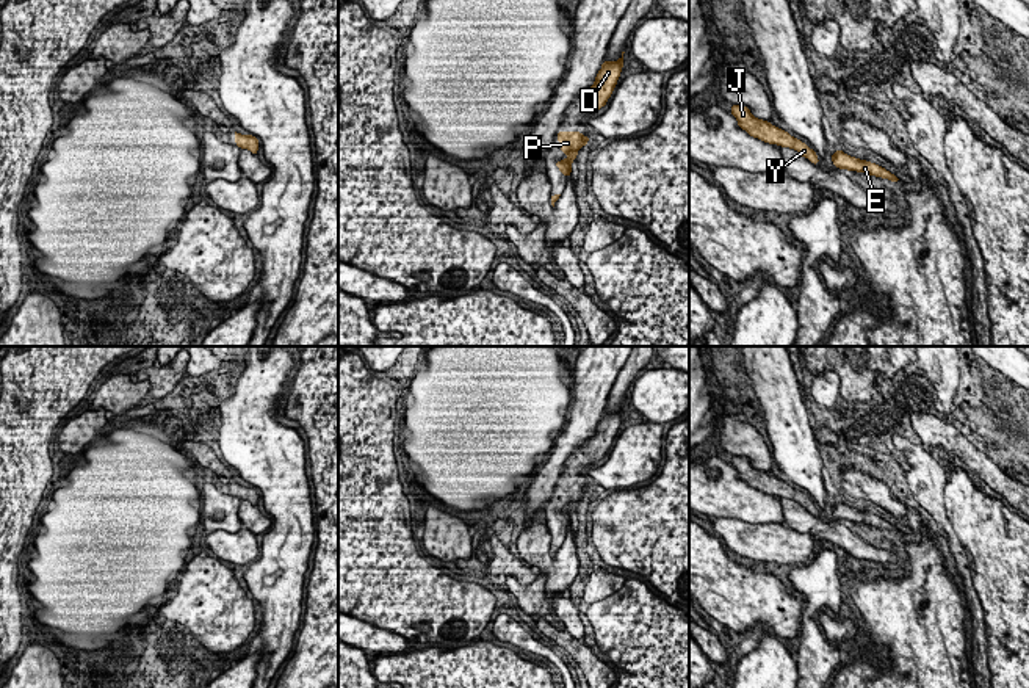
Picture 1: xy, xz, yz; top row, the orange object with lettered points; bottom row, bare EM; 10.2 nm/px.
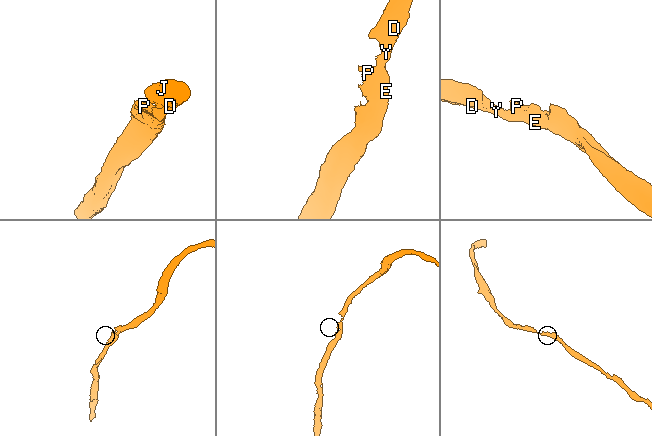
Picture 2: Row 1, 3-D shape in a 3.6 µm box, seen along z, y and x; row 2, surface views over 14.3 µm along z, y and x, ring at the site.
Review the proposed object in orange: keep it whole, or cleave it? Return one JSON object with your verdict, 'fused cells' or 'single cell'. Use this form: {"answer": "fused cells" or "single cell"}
{"answer": "single cell"}

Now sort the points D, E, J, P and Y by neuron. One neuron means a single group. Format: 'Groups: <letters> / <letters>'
Groups: D E J P Y

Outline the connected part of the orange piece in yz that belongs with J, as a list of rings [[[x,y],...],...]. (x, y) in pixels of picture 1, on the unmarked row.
[[[735,454],[730,464],[736,469],[738,478],[746,481],[750,487],[767,495],[794,500],[813,516],[819,516],[818,505],[813,500],[771,473],[755,469],[747,458]]]

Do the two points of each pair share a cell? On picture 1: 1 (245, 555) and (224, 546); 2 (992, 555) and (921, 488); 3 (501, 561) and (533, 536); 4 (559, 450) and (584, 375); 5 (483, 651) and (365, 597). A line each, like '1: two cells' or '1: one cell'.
1: one cell
2: two cells
3: two cells
4: one cell
5: two cells

